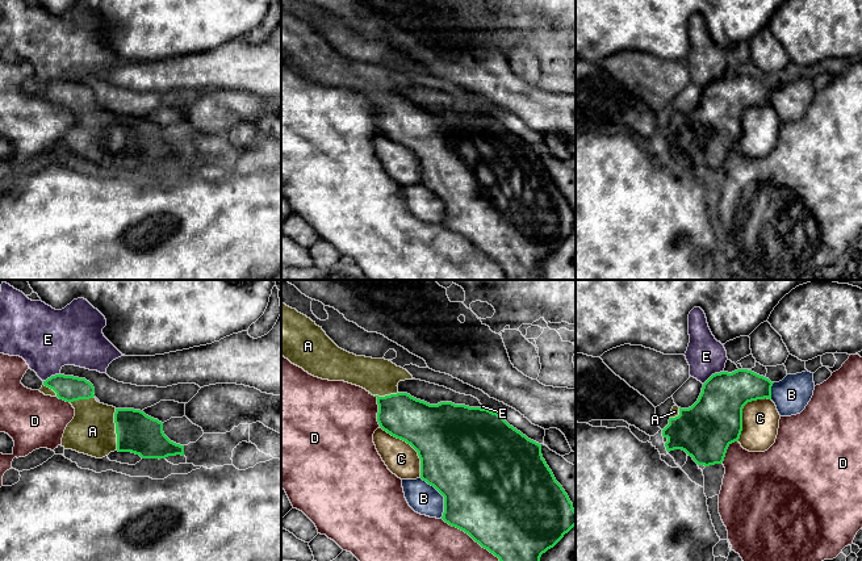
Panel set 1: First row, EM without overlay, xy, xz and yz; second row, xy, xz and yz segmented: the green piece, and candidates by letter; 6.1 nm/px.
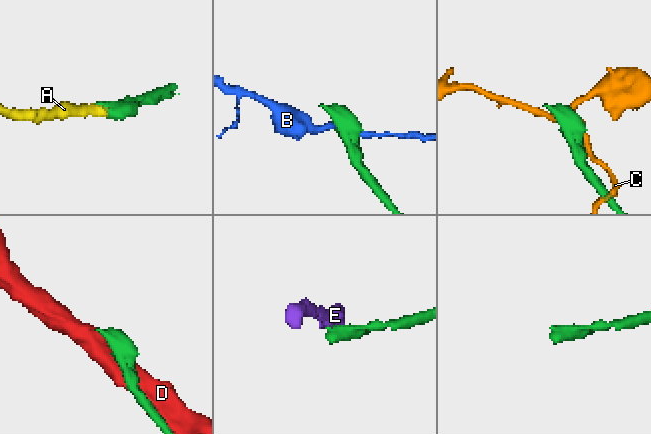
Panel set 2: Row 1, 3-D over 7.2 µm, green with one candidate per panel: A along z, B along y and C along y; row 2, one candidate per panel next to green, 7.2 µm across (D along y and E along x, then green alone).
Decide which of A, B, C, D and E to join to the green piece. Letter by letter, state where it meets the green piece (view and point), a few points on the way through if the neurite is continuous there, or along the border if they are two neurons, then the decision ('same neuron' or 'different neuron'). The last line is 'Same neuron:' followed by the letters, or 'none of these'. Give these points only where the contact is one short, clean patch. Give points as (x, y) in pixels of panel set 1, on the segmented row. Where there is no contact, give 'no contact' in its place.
A: contact xy (116, 430); same neuron
B: contact xz (442, 494); different neuron
C: contact xz (411, 446); different neuron
D: contact xz (471, 536); different neuron
E: contact yz (712, 375); different neuron
Same neuron: A

